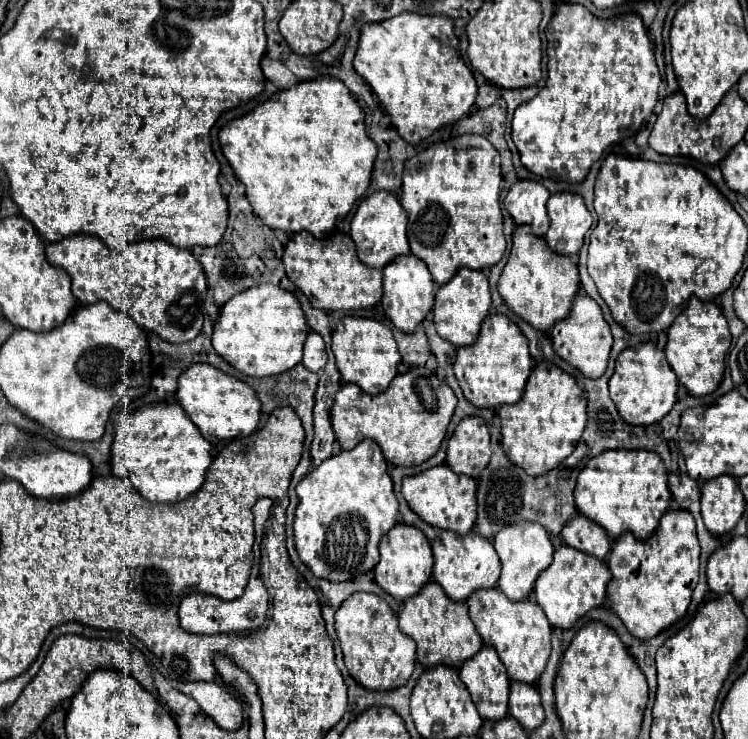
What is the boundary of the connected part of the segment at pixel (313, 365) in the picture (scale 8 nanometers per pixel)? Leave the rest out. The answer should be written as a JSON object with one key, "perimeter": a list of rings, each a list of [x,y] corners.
{"perimeter":[[[313,331],[309,333],[309,337],[305,341],[305,355],[303,355],[301,363],[313,373],[317,373],[325,367],[327,353],[325,353],[325,343],[323,343],[319,333],[313,333]]]}

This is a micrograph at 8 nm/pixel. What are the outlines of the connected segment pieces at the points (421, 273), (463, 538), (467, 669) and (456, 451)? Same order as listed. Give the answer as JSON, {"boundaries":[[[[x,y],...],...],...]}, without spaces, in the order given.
{"boundaries":[[[[413,253],[395,257],[383,269],[383,299],[381,299],[381,303],[383,303],[385,315],[393,321],[393,325],[397,329],[401,329],[403,333],[413,333],[413,329],[425,319],[425,315],[433,307],[433,297],[435,297],[433,285],[435,283],[431,279],[427,265],[419,257],[413,257]]],[[[441,531],[441,535],[433,539],[431,549],[433,549],[433,559],[435,559],[433,579],[445,589],[445,593],[453,601],[465,601],[475,589],[487,589],[487,587],[497,585],[497,579],[501,573],[499,557],[491,541],[481,537],[479,533],[471,531],[467,535],[459,535],[453,531]]],[[[485,645],[475,657],[465,661],[459,669],[459,677],[467,685],[483,719],[499,721],[507,715],[509,677],[493,647]]],[[[465,417],[447,441],[447,465],[455,473],[479,477],[491,457],[489,429],[481,417]]]]}

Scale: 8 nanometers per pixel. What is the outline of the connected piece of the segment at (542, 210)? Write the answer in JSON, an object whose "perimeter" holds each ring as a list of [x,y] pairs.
{"perimeter":[[[519,179],[509,189],[503,203],[517,225],[527,223],[533,233],[543,237],[549,229],[549,217],[547,217],[547,207],[545,207],[549,195],[551,193],[541,183]]]}

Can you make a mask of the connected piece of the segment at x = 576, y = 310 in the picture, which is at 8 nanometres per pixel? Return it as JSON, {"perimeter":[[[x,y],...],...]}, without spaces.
{"perimeter":[[[577,293],[571,305],[571,311],[565,319],[557,321],[551,327],[551,341],[553,341],[553,349],[555,353],[565,359],[569,365],[573,365],[575,369],[579,369],[585,377],[589,379],[597,379],[605,373],[607,369],[607,361],[609,361],[609,351],[613,345],[613,337],[611,337],[611,327],[605,321],[601,307],[597,305],[595,299],[591,299],[587,293]]]}

